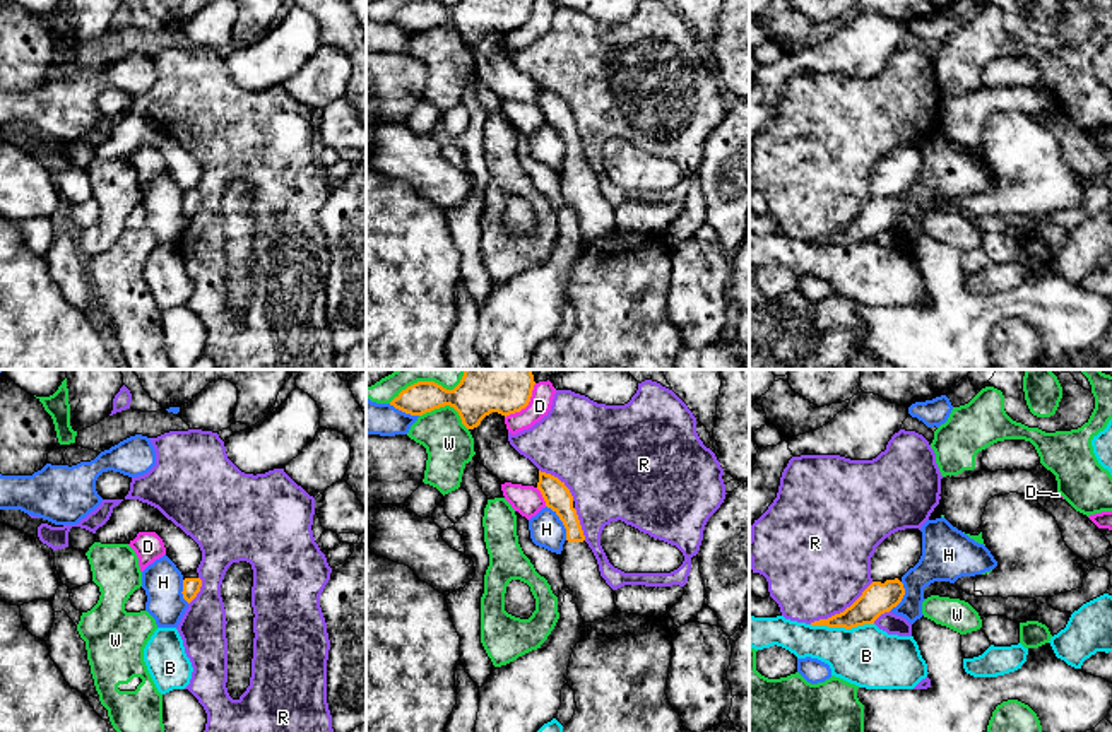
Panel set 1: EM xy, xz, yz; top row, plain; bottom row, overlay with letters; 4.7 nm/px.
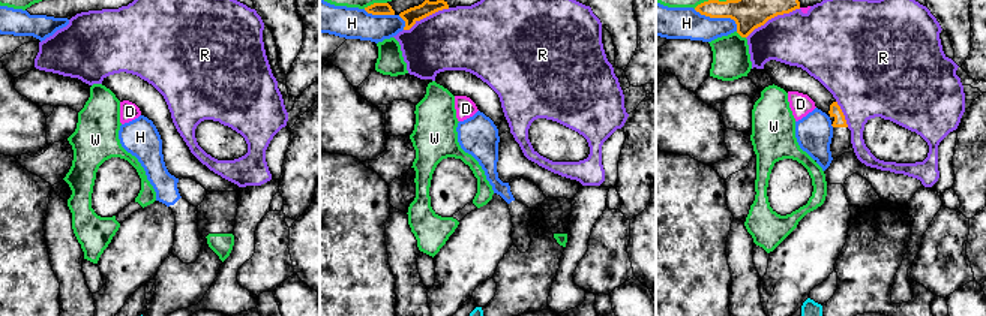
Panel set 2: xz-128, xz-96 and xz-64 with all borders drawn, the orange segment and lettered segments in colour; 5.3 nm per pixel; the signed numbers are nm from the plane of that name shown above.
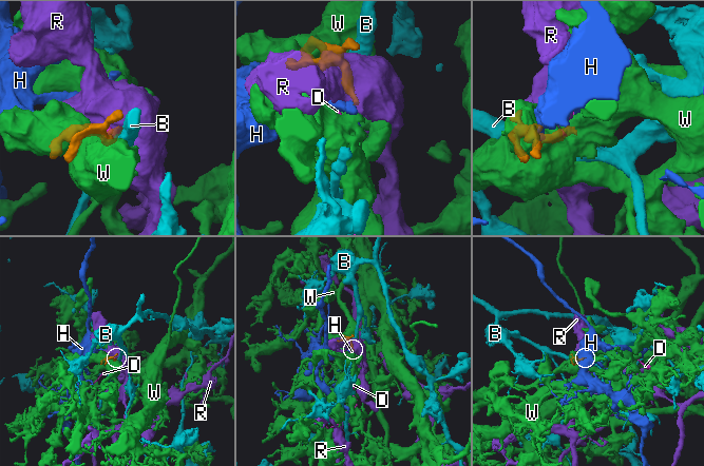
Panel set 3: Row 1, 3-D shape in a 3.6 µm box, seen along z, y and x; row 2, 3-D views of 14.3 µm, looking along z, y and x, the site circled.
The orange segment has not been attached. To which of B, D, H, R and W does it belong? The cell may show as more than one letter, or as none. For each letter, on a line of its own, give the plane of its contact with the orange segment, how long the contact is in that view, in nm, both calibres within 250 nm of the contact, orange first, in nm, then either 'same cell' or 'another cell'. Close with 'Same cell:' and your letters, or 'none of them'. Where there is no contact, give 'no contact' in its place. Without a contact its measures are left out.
B: meets orange in yz; contact 300 nm long; 150 nm thick on the orange side, 280 nm on the other; another cell
D: meets orange in xz; contact 220 nm long; 180 nm thick on the orange side, 110 nm on the other; another cell
H: meets orange in xz; contact 190 nm long; 120 nm thick on the orange side, 160 nm on the other; another cell
R: meets orange in yz; contact 360 nm long; 150 nm thick on the orange side, 480 nm on the other; another cell
W: meets orange in xz; contact 240 nm long; 180 nm thick on the orange side, 220 nm on the other; another cell
Same cell: none of them

